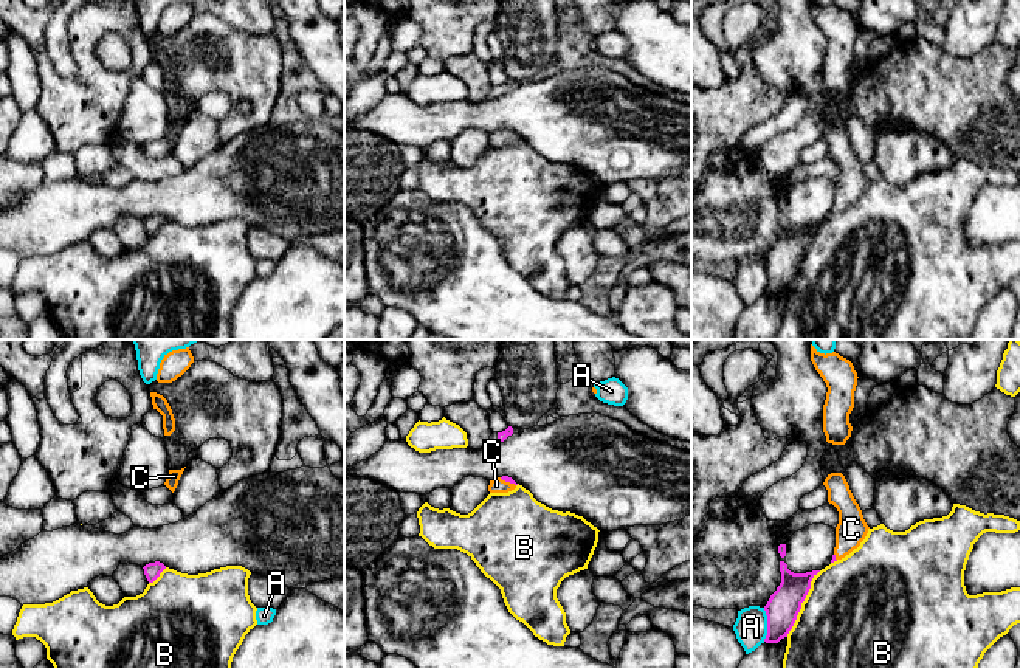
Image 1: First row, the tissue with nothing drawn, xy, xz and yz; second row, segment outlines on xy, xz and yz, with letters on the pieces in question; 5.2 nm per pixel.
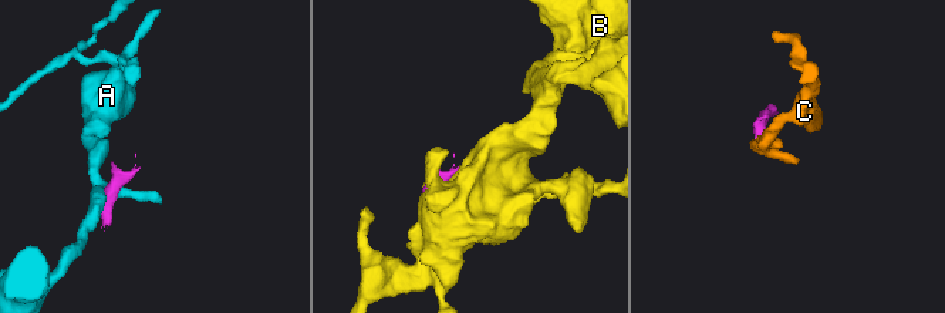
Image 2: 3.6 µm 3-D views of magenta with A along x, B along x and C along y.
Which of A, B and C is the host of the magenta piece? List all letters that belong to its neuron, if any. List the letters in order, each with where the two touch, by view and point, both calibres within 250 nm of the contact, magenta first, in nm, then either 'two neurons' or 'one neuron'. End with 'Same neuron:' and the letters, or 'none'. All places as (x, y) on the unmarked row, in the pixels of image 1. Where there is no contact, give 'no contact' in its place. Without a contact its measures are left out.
A: contact yz (768, 278); calibres 170 and 170 nm; two neurons
B: contact yz (802, 254); calibres 170 and 480 nm; two neurons
C: contact xz (507, 134); calibres 30 and 80 nm; one neuron
Same neuron: C

